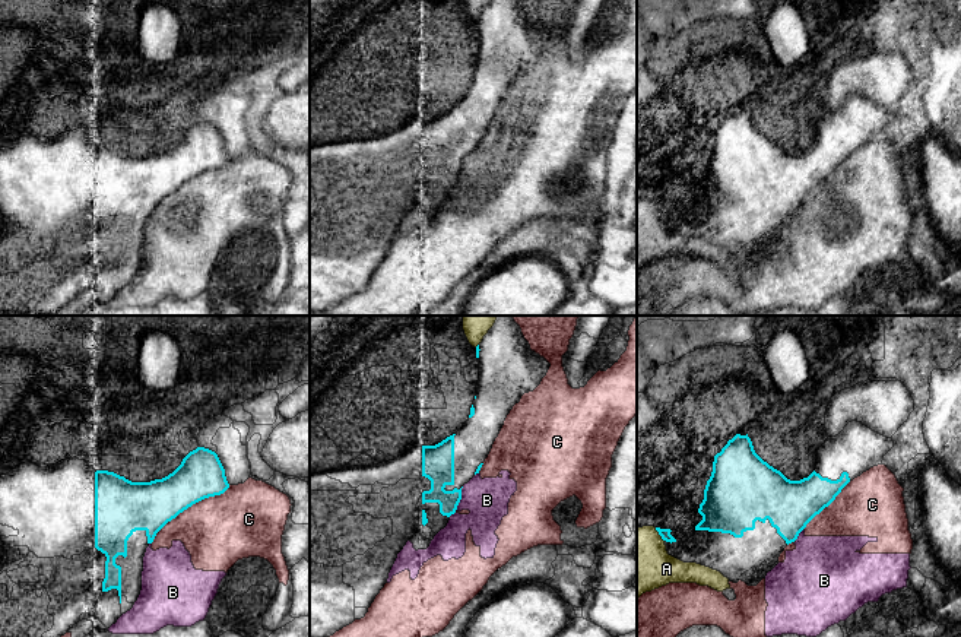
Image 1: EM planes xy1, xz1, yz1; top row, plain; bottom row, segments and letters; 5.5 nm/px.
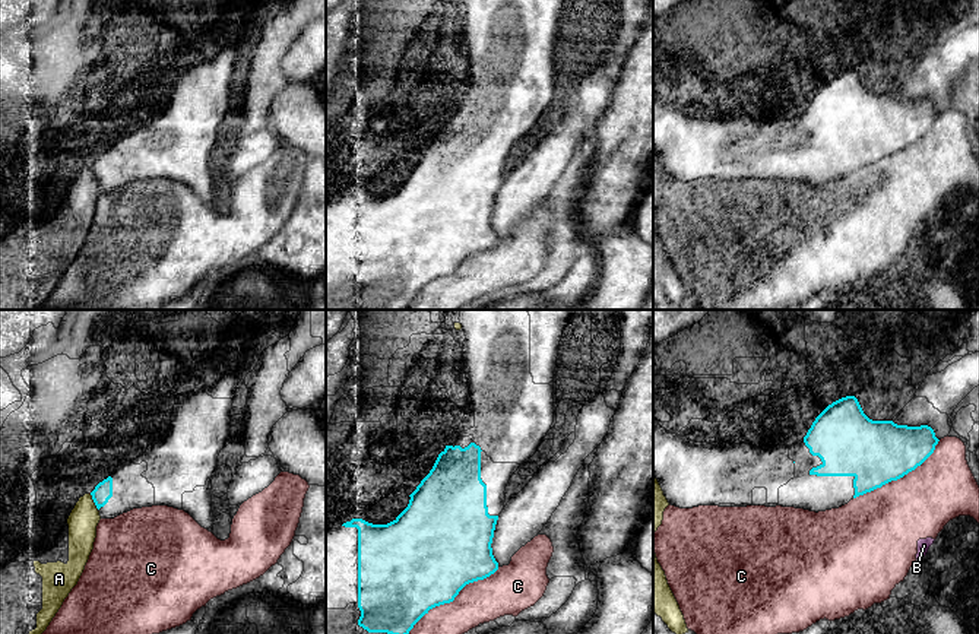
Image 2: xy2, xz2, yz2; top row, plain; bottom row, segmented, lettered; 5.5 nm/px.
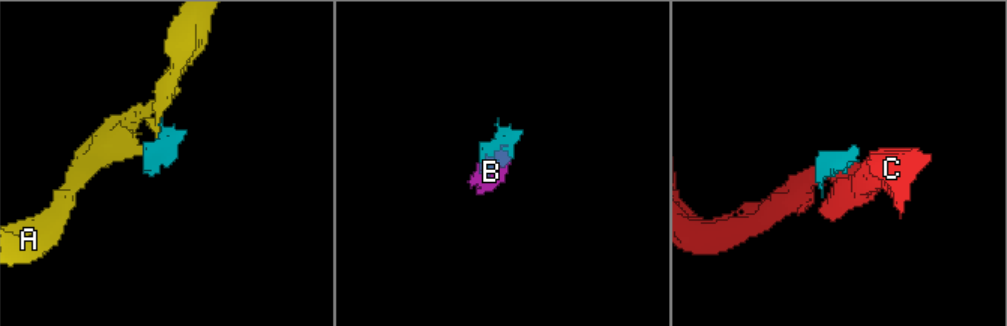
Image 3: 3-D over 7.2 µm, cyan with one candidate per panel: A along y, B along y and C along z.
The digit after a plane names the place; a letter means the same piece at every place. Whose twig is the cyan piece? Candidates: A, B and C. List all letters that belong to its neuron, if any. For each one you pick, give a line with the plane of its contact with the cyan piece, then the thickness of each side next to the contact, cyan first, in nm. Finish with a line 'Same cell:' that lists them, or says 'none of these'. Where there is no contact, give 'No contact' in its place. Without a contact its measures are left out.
Same cell: none of these

